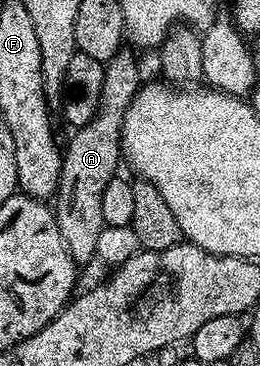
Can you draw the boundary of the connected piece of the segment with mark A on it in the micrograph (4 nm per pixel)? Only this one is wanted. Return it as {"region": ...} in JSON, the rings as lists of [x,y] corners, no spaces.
{"region":[[[124,46],[114,54],[114,58],[106,61],[102,78],[102,98],[98,102],[94,118],[90,118],[84,128],[75,129],[71,133],[73,136],[69,138],[68,145],[65,143],[62,148],[60,186],[54,197],[54,211],[62,242],[80,266],[96,260],[98,234],[102,234],[106,226],[102,218],[102,190],[106,190],[111,180],[117,179],[116,167],[121,167],[122,164],[122,122],[126,110],[132,105],[132,100],[142,87],[135,54],[137,55],[131,47]]]}

